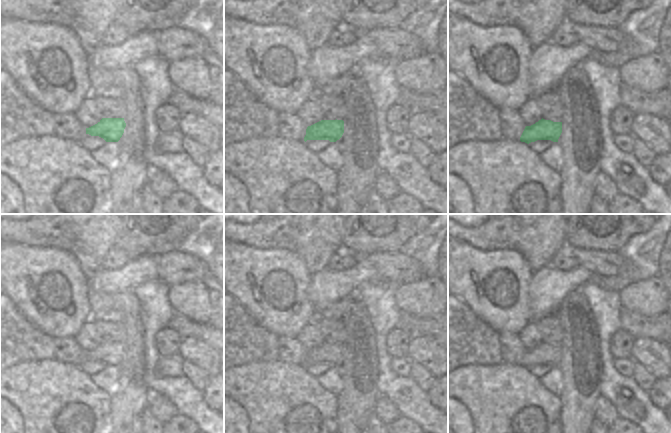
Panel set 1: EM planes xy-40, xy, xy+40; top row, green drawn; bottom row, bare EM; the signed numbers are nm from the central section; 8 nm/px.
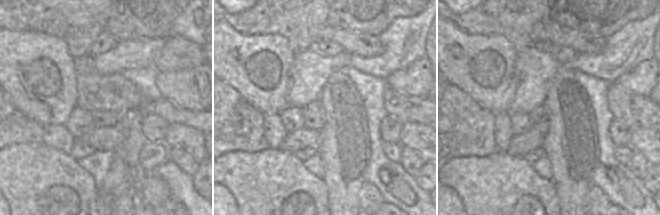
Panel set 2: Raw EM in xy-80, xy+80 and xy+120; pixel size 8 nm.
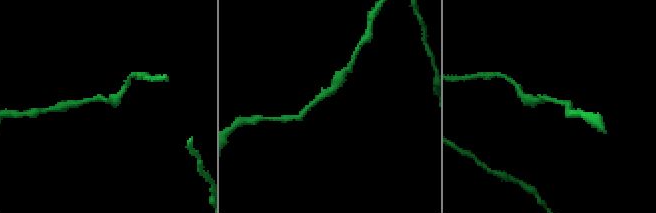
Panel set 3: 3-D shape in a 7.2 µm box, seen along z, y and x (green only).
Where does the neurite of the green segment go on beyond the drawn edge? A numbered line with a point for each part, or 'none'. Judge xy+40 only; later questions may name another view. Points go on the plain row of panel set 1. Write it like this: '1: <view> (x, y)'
none

